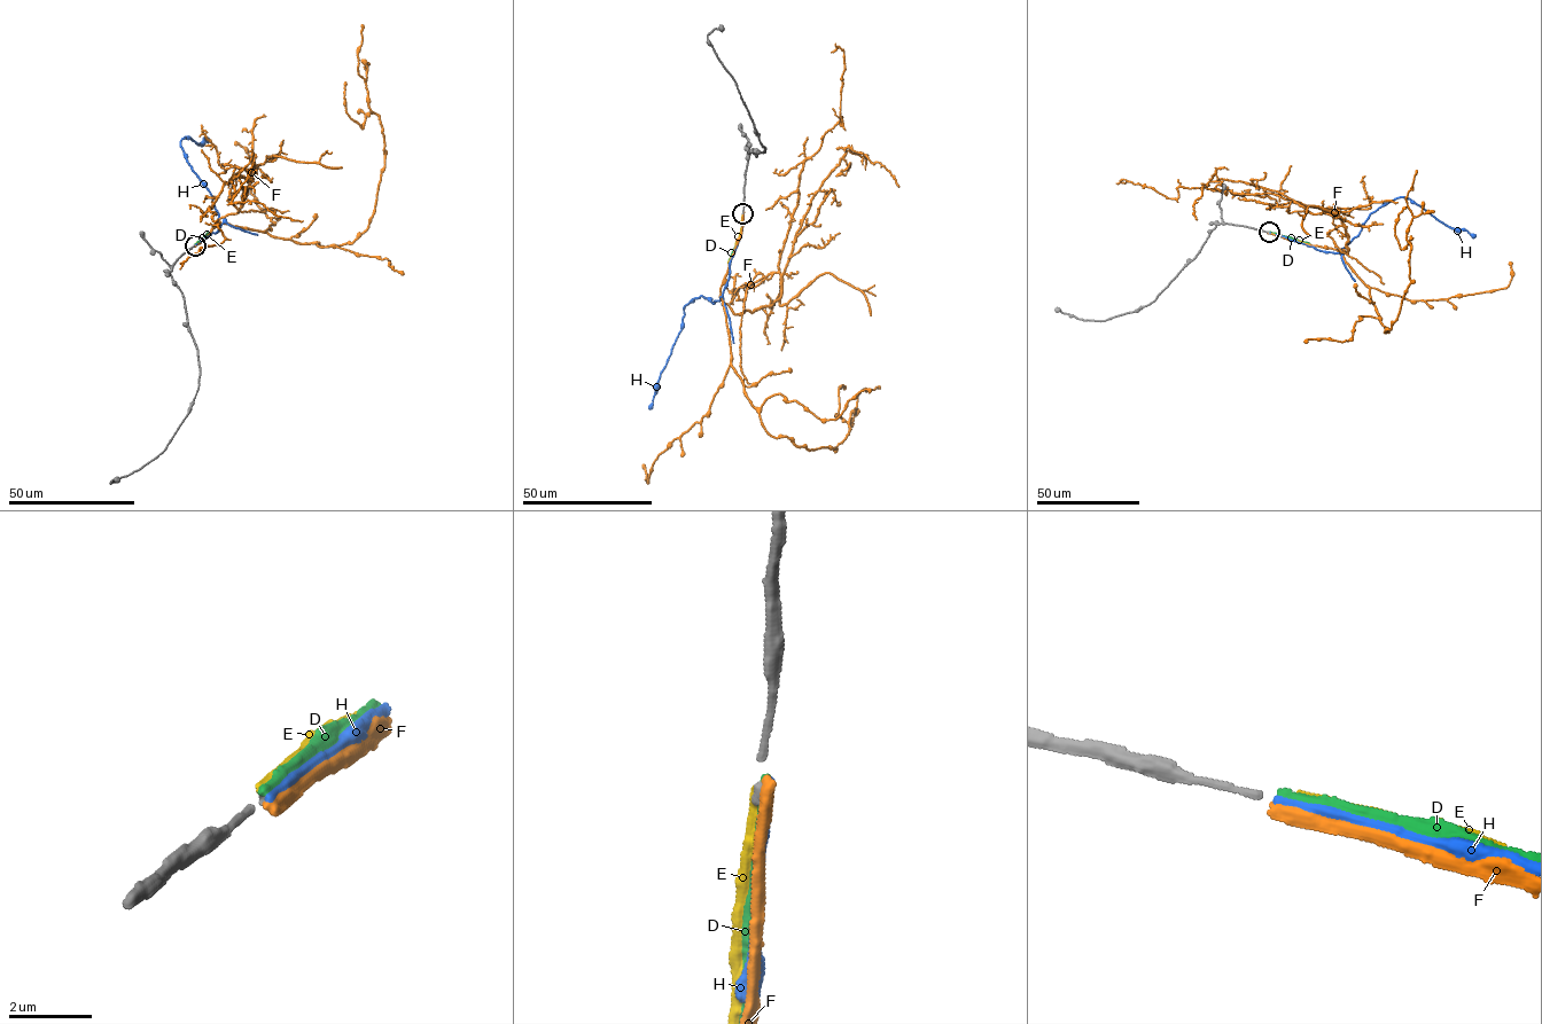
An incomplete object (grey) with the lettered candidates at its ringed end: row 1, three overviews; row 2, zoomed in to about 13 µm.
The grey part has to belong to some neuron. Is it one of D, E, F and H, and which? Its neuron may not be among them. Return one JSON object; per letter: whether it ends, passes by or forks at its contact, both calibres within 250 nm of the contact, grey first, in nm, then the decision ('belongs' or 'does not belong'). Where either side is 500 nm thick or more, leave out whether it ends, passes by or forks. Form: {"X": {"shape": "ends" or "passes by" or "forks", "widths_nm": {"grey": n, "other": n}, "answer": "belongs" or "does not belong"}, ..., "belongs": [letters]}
{"D": {"shape": "ends", "widths_nm": {"grey": 170, "other": 260}, "answer": "does not belong"}, "E": {"shape": "ends", "widths_nm": {"grey": 170, "other": 200}, "answer": "does not belong"}, "F": {"shape": "ends", "widths_nm": {"grey": 170, "other": 400}, "answer": "does not belong"}, "H": {"shape": "ends", "widths_nm": {"grey": 170, "other": 190}, "answer": "does not belong"}, "belongs": []}

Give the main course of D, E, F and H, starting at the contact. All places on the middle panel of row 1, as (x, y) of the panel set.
D: (744, 212), (740, 239), (727, 262)
E: (742, 212), (741, 229), (727, 263)
F: (744, 213), (721, 295), (732, 365), (771, 435), (809, 450), (835, 448), (849, 434), (862, 390), (879, 387)
H: (744, 212), (726, 287), (713, 303), (702, 296), (686, 305), (680, 331), (649, 408)

